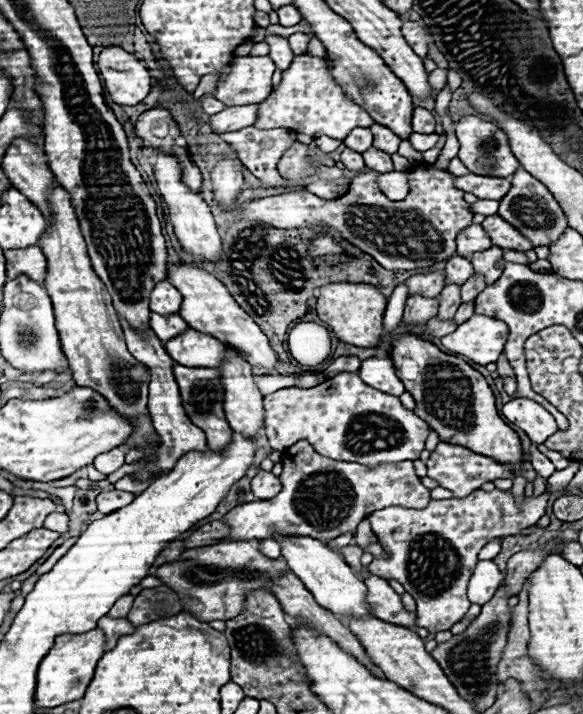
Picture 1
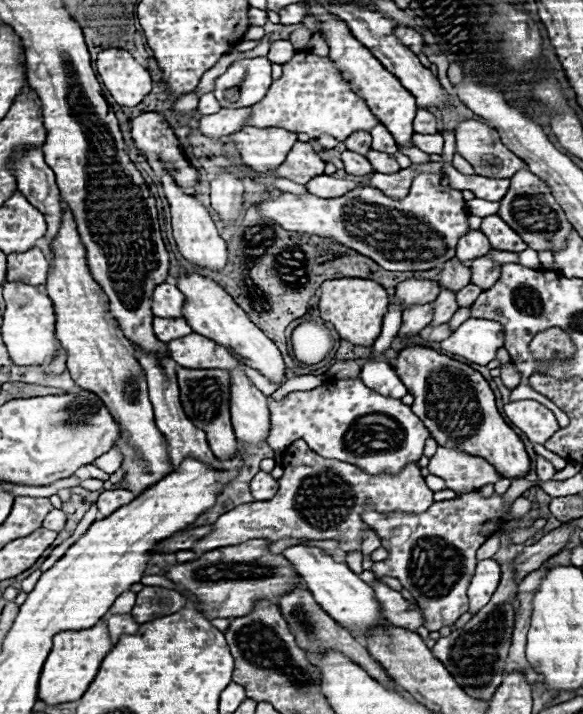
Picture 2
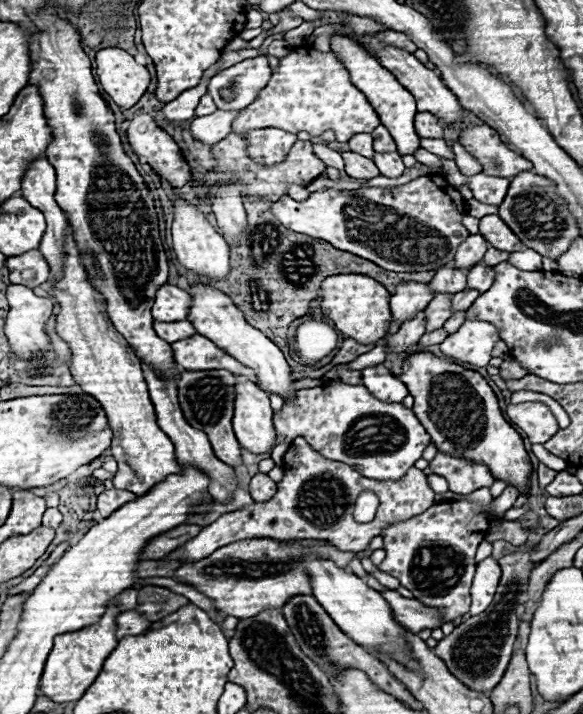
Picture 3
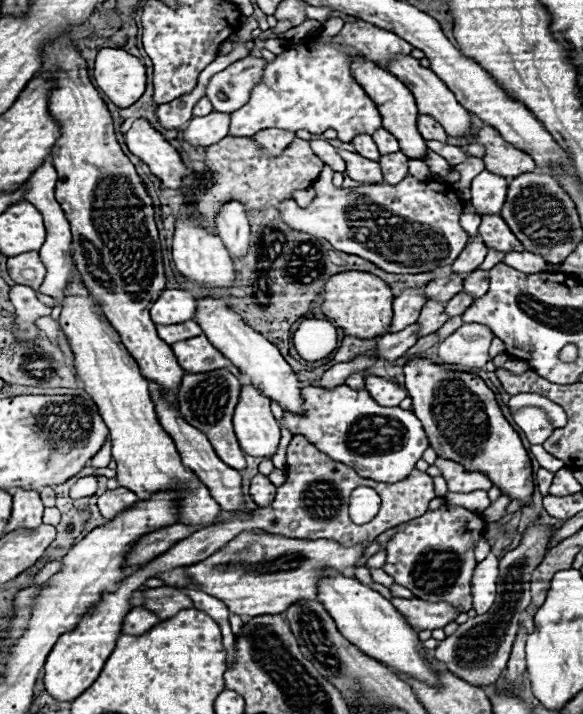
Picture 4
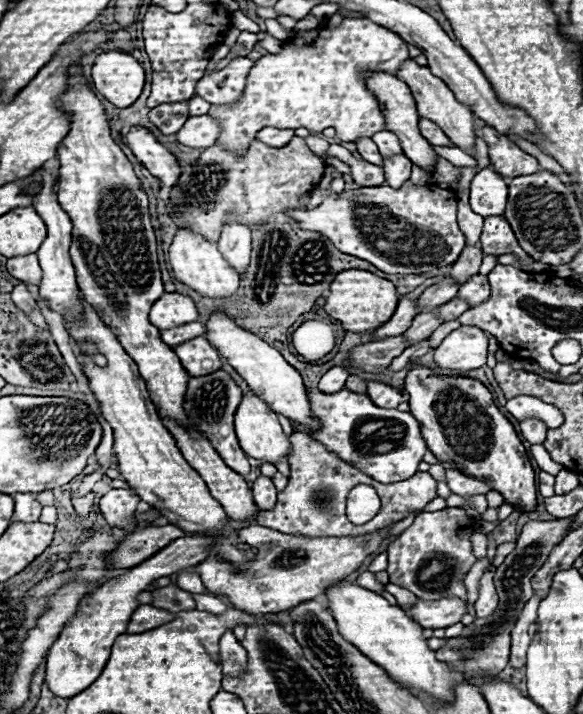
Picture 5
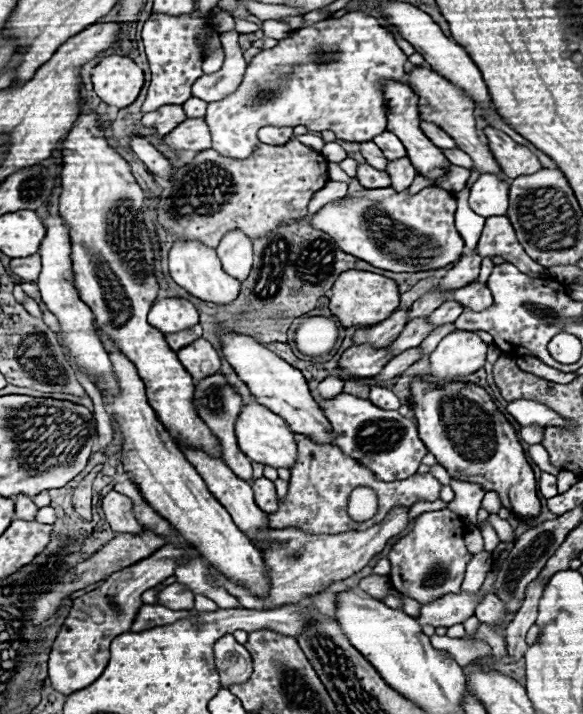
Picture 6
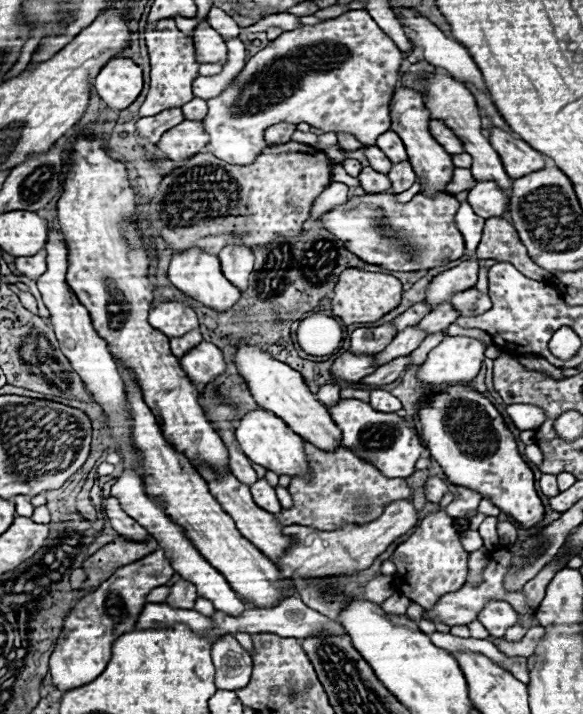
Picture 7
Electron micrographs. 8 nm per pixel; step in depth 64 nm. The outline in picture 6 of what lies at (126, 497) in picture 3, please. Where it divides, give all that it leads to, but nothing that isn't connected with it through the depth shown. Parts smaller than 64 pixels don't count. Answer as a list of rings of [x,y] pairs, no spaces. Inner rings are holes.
[[[108,492],[102,500],[102,510],[106,516],[106,522],[114,532],[122,534],[140,534],[144,528],[132,518],[132,506],[128,506],[128,498],[124,498],[118,492]]]

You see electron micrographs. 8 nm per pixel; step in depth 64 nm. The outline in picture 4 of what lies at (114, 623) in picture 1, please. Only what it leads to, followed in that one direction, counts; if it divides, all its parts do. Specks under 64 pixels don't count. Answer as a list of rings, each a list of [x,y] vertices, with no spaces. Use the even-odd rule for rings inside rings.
[[[144,606],[132,608],[128,612],[128,616],[124,618],[124,626],[122,626],[122,634],[144,634],[144,630],[150,630],[152,626],[156,626],[162,618],[158,618],[158,614],[146,610]]]

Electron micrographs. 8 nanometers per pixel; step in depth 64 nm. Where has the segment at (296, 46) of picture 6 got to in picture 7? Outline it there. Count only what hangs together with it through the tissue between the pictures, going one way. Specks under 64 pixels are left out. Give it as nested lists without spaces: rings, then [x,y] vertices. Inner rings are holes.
[[[350,10],[316,26],[284,32],[280,38],[272,40],[270,46],[254,54],[242,72],[216,98],[208,100],[208,114],[202,120],[202,126],[210,140],[204,152],[214,154],[228,164],[246,166],[262,154],[264,130],[278,122],[306,122],[324,132],[344,130],[354,134],[366,146],[374,146],[376,138],[390,128],[390,100],[398,84],[400,62],[402,52],[366,10]]]

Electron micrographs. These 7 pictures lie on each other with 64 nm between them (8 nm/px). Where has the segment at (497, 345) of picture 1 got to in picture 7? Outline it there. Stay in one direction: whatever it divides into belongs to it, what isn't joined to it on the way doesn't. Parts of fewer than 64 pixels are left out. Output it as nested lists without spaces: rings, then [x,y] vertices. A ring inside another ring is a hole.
[[[444,338],[418,368],[416,378],[422,386],[468,384],[482,368],[484,346],[476,338]]]

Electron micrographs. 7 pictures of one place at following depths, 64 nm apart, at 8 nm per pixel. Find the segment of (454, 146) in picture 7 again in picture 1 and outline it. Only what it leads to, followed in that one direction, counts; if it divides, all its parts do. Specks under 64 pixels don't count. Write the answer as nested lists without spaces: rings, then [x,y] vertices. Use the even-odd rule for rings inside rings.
[[[416,106],[414,108],[414,116],[412,116],[412,128],[420,130],[422,134],[432,134],[436,126],[436,118],[432,112],[428,112],[426,108]]]

